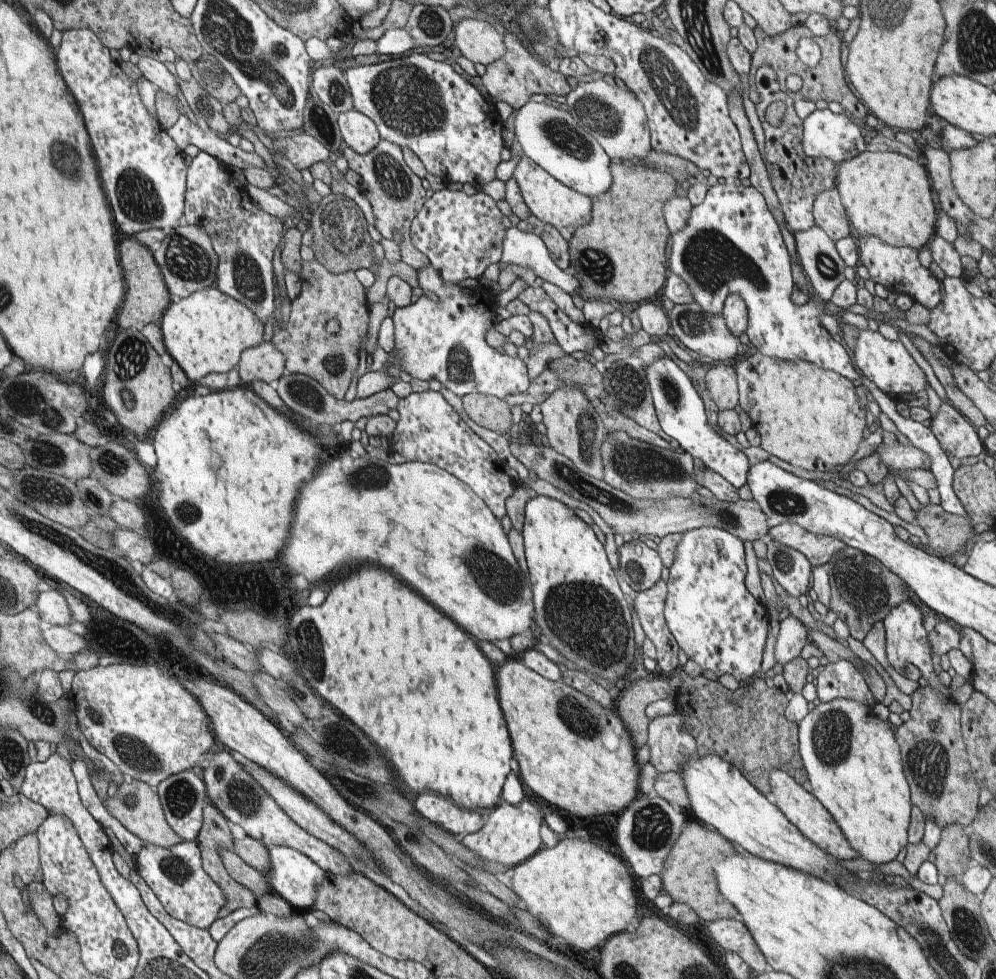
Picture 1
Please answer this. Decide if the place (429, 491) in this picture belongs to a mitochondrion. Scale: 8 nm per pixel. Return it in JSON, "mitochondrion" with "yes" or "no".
{"mitochondrion":"no"}

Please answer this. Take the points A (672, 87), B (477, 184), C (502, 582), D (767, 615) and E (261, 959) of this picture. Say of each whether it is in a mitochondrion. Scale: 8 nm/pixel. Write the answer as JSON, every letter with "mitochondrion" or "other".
{"A":"mitochondrion","B":"other","C":"mitochondrion","D":"other","E":"mitochondrion"}

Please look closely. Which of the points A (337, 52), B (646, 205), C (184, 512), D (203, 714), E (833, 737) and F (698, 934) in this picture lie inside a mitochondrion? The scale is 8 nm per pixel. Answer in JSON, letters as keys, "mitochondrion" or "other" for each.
{"A":"other","B":"other","C":"mitochondrion","D":"other","E":"mitochondrion","F":"other"}

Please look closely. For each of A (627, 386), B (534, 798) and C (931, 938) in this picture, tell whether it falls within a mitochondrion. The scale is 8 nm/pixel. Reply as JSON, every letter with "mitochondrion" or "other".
{"A":"mitochondrion","B":"other","C":"mitochondrion"}

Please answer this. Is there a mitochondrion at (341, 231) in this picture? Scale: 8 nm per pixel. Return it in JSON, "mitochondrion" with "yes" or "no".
{"mitochondrion":"yes"}

